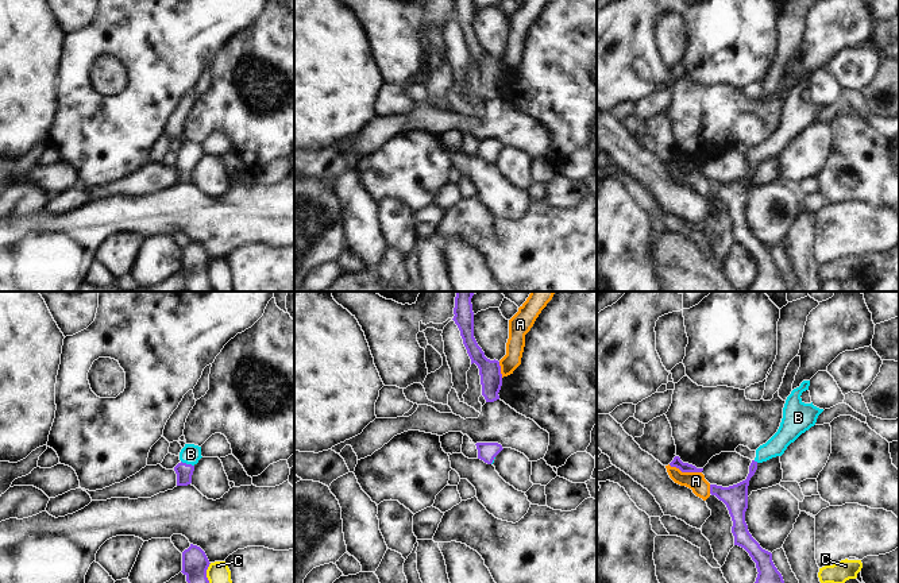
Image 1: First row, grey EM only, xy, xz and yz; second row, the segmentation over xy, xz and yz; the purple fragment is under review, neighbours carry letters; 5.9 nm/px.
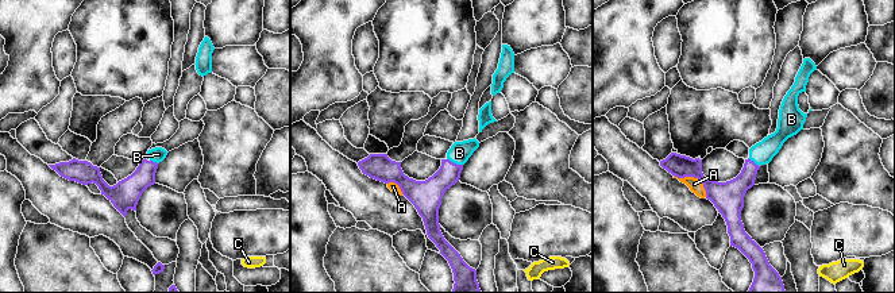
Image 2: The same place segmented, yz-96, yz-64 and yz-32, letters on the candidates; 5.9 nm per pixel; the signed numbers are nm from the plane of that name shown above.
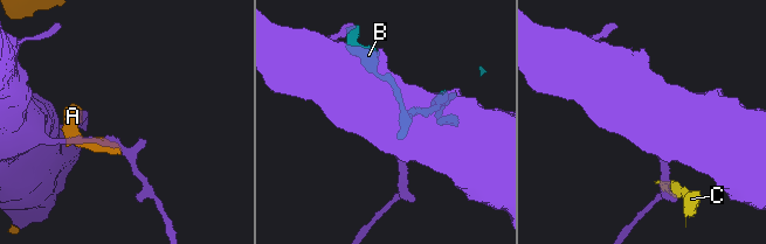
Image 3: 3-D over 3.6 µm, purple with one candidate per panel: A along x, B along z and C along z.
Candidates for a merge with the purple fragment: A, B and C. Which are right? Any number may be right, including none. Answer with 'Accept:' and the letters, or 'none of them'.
Accept: B

